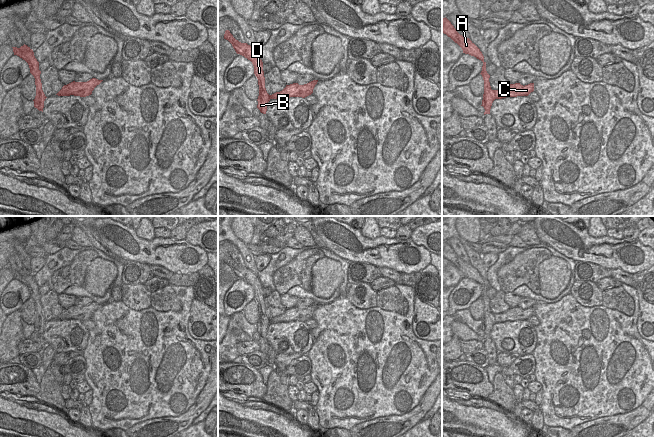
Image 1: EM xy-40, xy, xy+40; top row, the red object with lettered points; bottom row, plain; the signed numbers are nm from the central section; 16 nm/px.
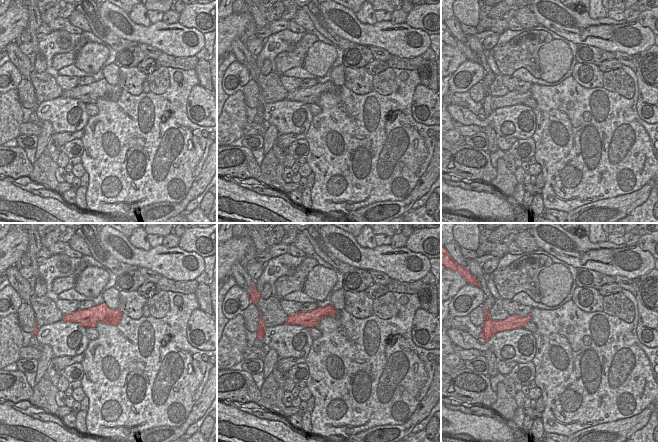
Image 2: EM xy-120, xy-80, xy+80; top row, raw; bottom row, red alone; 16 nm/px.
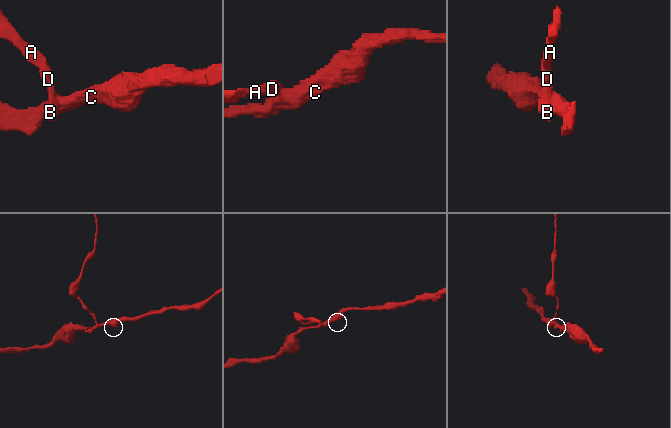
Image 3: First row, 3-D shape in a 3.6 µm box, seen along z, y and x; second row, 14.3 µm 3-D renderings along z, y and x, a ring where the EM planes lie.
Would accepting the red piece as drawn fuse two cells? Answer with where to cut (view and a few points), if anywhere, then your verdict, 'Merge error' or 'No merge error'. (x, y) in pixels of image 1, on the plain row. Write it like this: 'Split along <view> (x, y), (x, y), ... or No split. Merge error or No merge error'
Split along xy+40 (495, 314), (494, 322). Merge error

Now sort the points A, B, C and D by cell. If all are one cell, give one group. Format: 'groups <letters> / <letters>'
groups A B D / C

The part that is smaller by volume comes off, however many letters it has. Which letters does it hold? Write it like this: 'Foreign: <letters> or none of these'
Foreign: A, B, D

